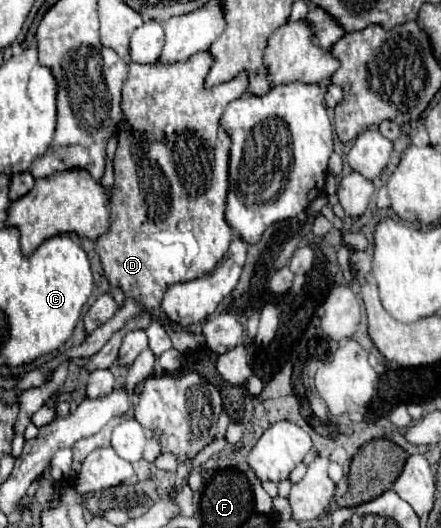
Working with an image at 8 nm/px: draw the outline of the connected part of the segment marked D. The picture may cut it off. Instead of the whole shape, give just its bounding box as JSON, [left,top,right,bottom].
[95,52,247,310]

